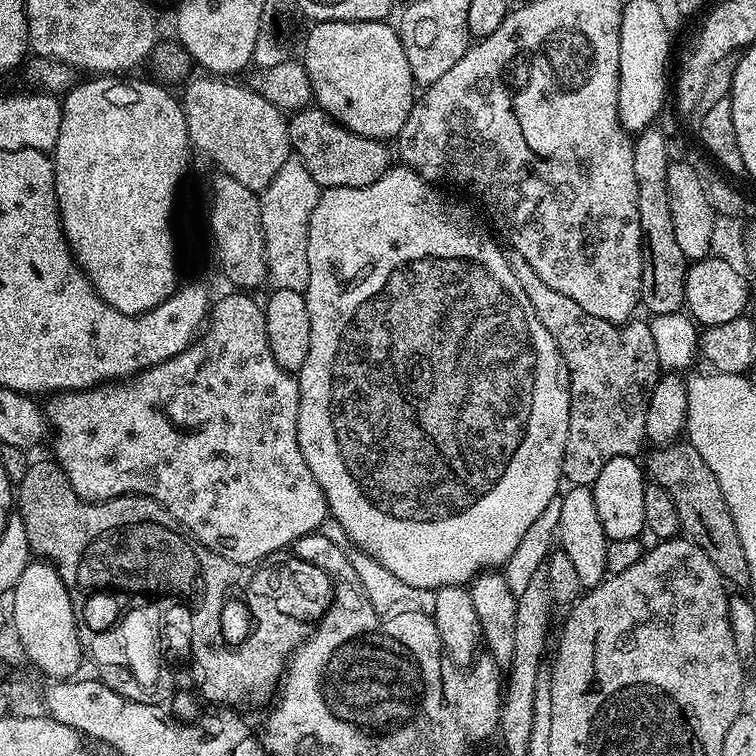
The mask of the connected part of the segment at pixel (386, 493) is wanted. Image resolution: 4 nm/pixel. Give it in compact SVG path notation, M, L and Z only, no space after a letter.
M392 166L382 178L378 178L378 182L370 182L370 186L325 188L321 191L318 206L314 206L314 214L310 214L310 230L306 242L306 258L310 262L310 282L304 297L310 310L310 350L306 350L306 362L302 362L298 373L300 382L298 446L302 450L302 458L306 458L306 466L310 466L310 474L314 474L314 482L318 482L326 498L331 519L340 523L342 530L355 547L370 554L382 566L386 566L386 570L390 570L394 578L402 578L402 582L410 586L433 590L455 584L467 585L480 575L482 569L499 569L510 558L510 554L514 554L514 550L518 548L518 542L522 540L522 534L526 534L526 530L530 530L532 523L537 520L538 514L546 510L550 498L554 498L561 491L562 458L566 450L566 430L570 426L568 371L554 338L550 338L550 330L546 330L546 326L538 322L538 314L534 314L534 306L530 306L530 298L526 298L522 286L518 286L518 278L512 267L508 265L507 255L503 251L500 253L499 246L492 241L491 234L493 233L487 227L484 229L472 217L472 212L466 205L459 204L458 201L451 200L448 196L443 196L436 188L439 187L417 176L413 168Z

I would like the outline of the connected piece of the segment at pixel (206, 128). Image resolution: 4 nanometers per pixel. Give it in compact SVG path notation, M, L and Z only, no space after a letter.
M210 74L195 75L185 83L182 103L188 139L195 149L214 160L221 173L259 194L292 154L288 123L283 111L264 96L247 85L234 83Z

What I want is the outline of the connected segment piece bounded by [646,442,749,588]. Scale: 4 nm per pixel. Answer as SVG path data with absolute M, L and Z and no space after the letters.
M673 442L651 450L653 452L646 463L647 475L651 483L662 486L666 494L670 494L678 510L681 533L705 550L727 583L747 587L749 566L742 551L742 541L738 539L734 518L730 518L730 506L726 506L726 494L722 494L722 486L718 486L714 470L706 466L702 454L698 454L698 450L694 450L694 446L687 442Z

